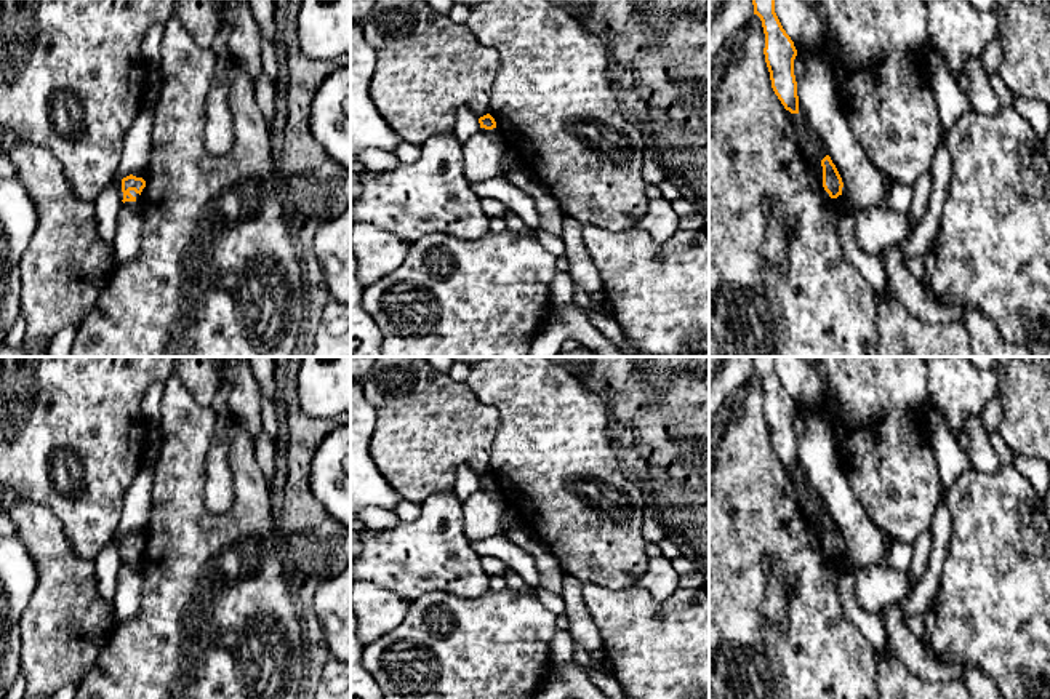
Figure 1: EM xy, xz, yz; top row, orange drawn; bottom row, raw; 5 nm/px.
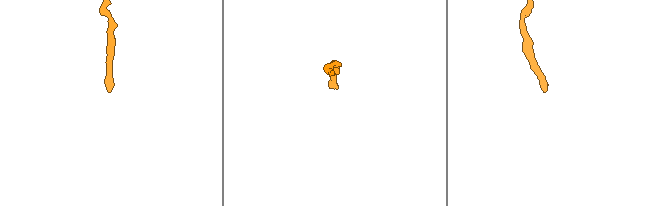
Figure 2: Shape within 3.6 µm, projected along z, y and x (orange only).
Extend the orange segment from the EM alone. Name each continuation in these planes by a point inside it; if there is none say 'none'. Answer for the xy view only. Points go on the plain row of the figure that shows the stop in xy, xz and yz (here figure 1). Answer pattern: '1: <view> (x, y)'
none

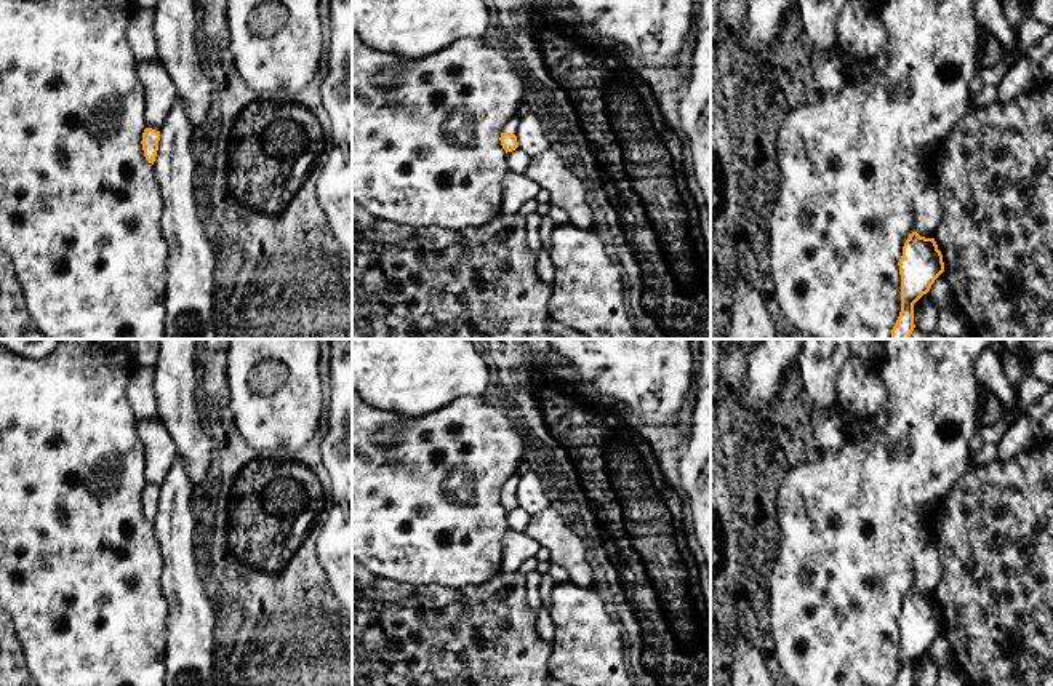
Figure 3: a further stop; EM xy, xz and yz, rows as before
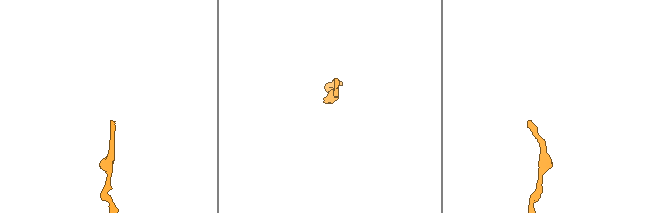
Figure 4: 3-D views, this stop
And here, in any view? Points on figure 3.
1: xz (511, 485)

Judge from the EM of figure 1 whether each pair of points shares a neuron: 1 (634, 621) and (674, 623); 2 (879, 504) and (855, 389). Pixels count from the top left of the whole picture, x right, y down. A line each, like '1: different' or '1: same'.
1: same
2: same

